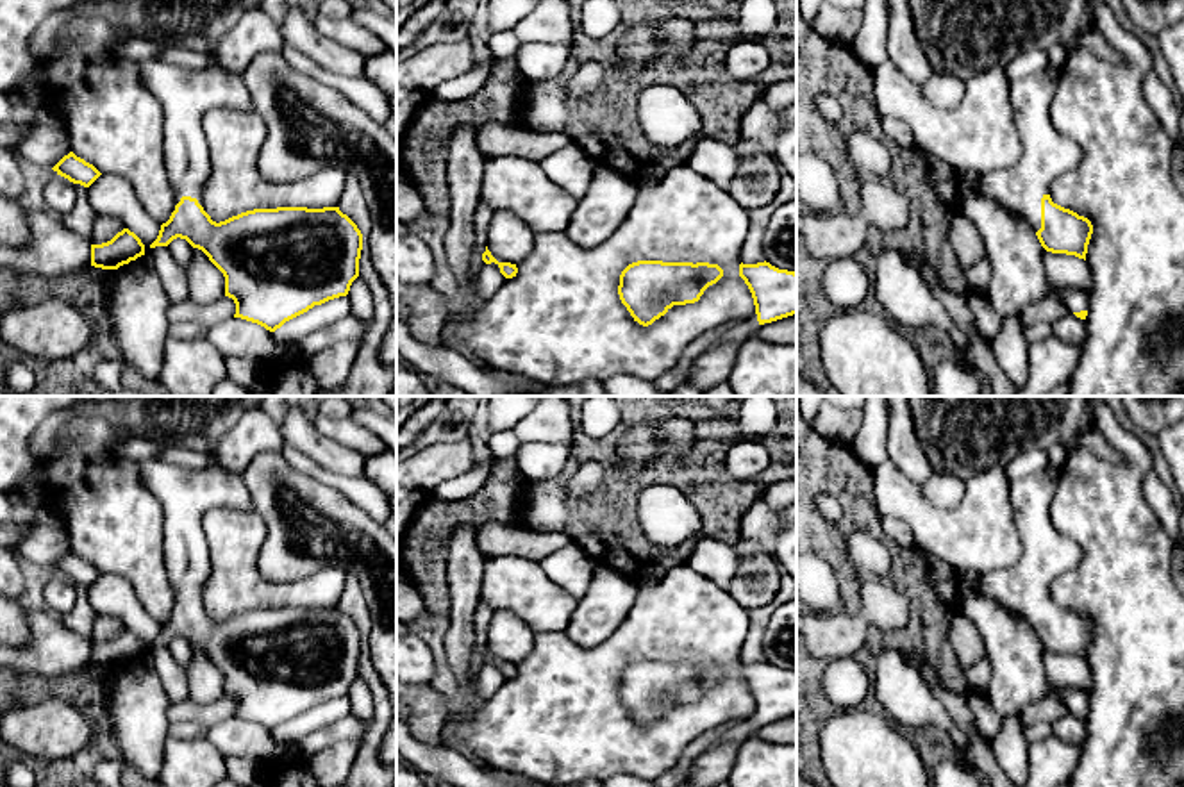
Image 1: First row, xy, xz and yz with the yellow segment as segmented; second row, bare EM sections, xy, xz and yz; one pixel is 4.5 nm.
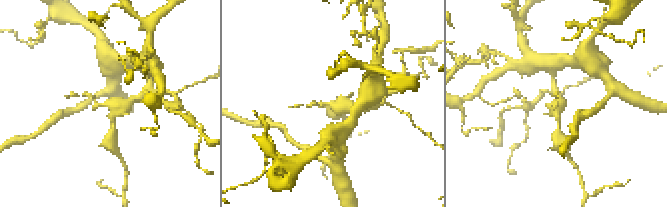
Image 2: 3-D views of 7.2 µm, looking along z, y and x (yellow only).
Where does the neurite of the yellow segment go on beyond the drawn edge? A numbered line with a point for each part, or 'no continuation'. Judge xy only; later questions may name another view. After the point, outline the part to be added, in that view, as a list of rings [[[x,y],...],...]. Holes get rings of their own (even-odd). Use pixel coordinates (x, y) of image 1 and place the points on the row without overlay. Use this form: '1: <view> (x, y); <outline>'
1: xy (184, 495); [[[143,460],[138,466],[141,480],[163,507],[163,555],[175,605],[182,596],[196,598],[202,605],[213,569],[202,518],[221,507],[255,512],[250,491],[241,475],[220,468],[193,471],[164,460]]]

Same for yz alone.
1: yz (1047, 554); [[[1054,468],[1011,482],[1009,498],[1023,555],[1013,567],[977,578],[982,596],[1023,614],[1036,632],[1041,628],[1041,598],[1082,557],[1080,546],[1061,535],[1050,521],[1057,485],[1059,471]]]

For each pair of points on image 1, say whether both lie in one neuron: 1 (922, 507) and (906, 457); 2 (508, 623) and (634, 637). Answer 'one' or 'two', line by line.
1: two
2: two

